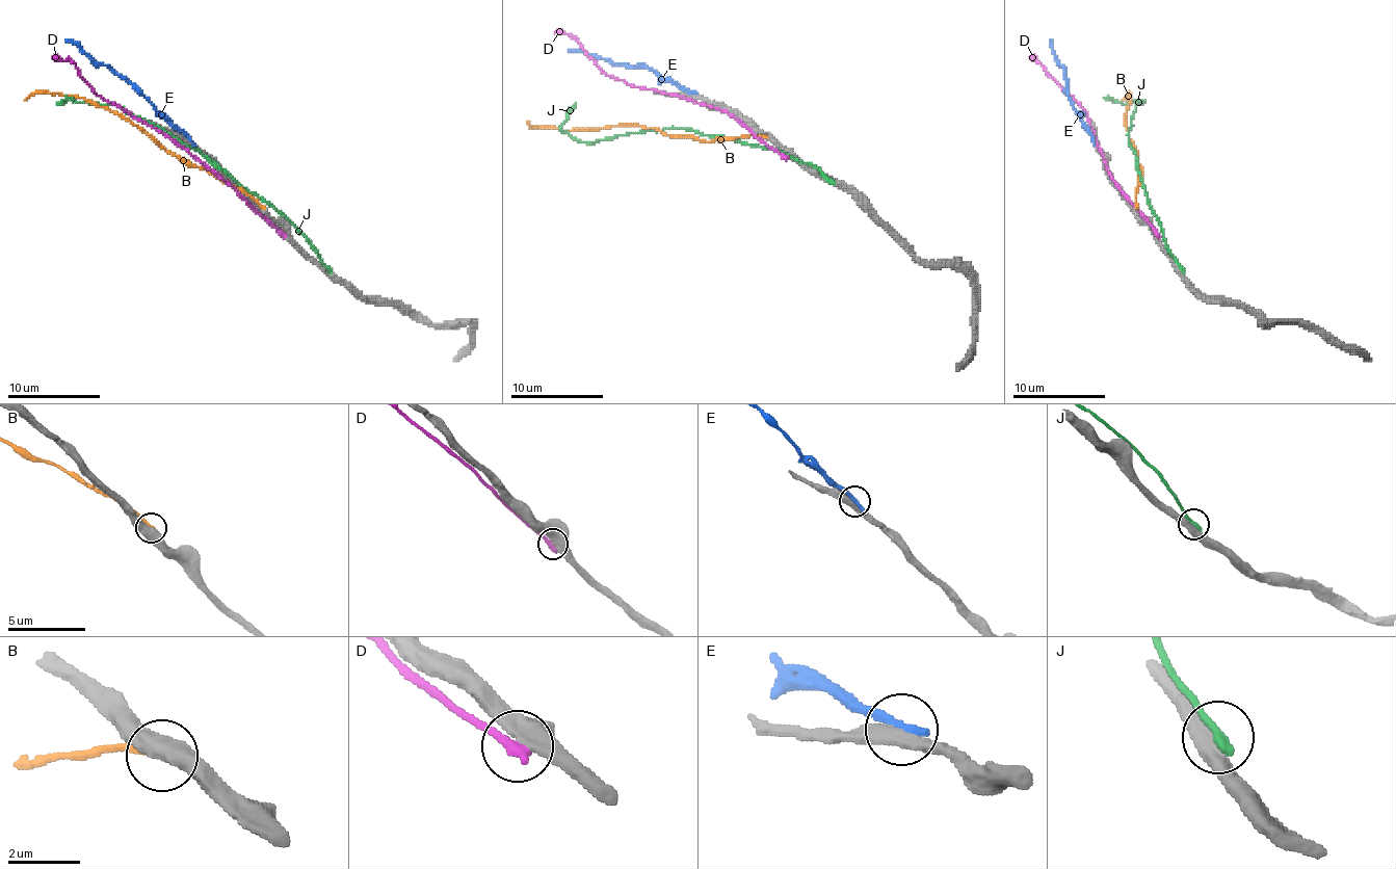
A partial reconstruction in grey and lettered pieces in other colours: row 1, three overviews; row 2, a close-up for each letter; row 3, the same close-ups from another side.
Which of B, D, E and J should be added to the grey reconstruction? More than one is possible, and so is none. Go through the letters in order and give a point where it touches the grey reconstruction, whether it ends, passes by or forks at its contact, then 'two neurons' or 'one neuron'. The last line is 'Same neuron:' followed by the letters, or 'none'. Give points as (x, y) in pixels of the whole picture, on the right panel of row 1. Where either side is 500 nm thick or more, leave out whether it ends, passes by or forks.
B: meets grey at (1137, 207); two neurons
D: meets grey at (1156, 232); it ends there; two neurons
E: meets grey at (1094, 138); it ends there; two neurons
J: meets grey at (1181, 268); it ends there; two neurons
Same neuron: none

